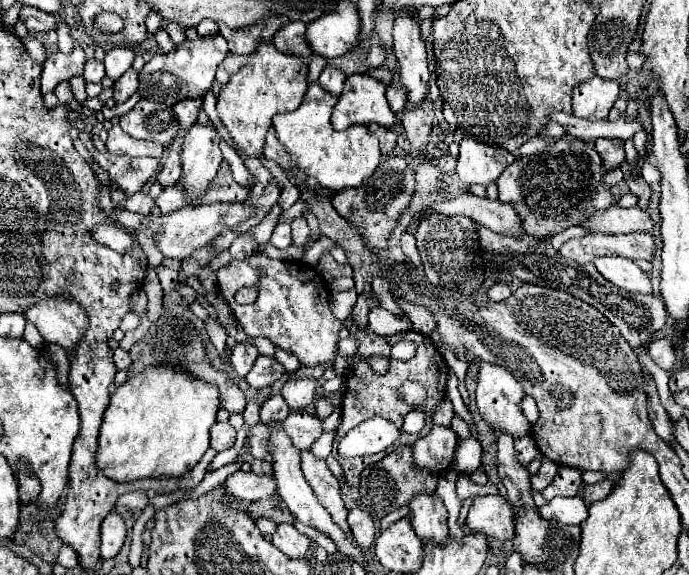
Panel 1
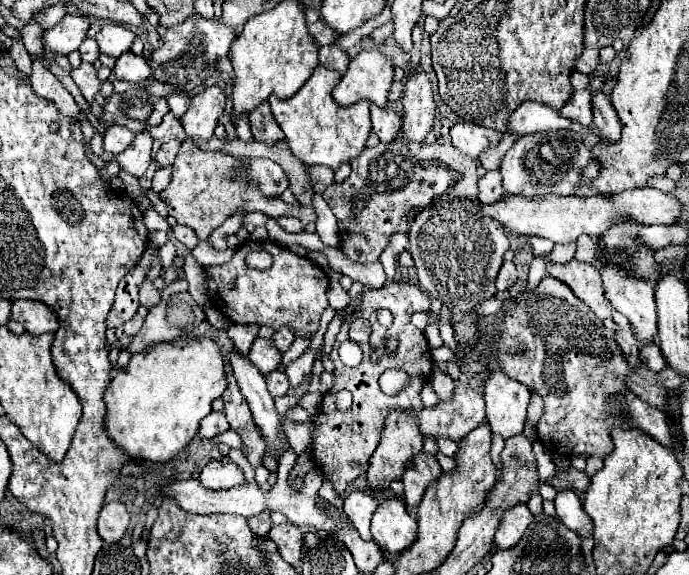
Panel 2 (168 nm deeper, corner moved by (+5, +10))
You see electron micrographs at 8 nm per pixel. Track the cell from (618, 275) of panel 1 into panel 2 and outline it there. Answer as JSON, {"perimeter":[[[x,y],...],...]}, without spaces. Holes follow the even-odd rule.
{"perimeter":[[[604,264],[600,268],[602,274],[602,284],[604,284],[604,292],[606,292],[606,300],[628,318],[628,322],[634,328],[634,336],[640,342],[656,342],[656,334],[658,334],[658,324],[656,324],[656,302],[654,302],[654,284],[646,282],[642,278],[632,278],[628,276],[624,270],[616,268],[614,264]]]}

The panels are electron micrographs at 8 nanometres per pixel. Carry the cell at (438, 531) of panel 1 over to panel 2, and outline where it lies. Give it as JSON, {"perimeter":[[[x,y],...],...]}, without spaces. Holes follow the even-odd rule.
{"perimeter":[[[420,452],[414,458],[414,464],[410,464],[410,468],[406,468],[406,472],[402,476],[404,502],[406,502],[408,510],[414,510],[414,506],[420,504],[426,486],[434,484],[440,474],[442,474],[442,468],[440,468],[436,456]]]}

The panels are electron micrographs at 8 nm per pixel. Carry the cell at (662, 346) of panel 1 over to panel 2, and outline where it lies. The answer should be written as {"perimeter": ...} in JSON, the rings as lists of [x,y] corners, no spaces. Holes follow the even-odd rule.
{"perimeter":[[[646,344],[644,348],[640,348],[638,356],[640,356],[640,360],[644,360],[646,368],[652,372],[660,372],[666,368],[666,360],[664,360],[664,356],[656,344]]]}

